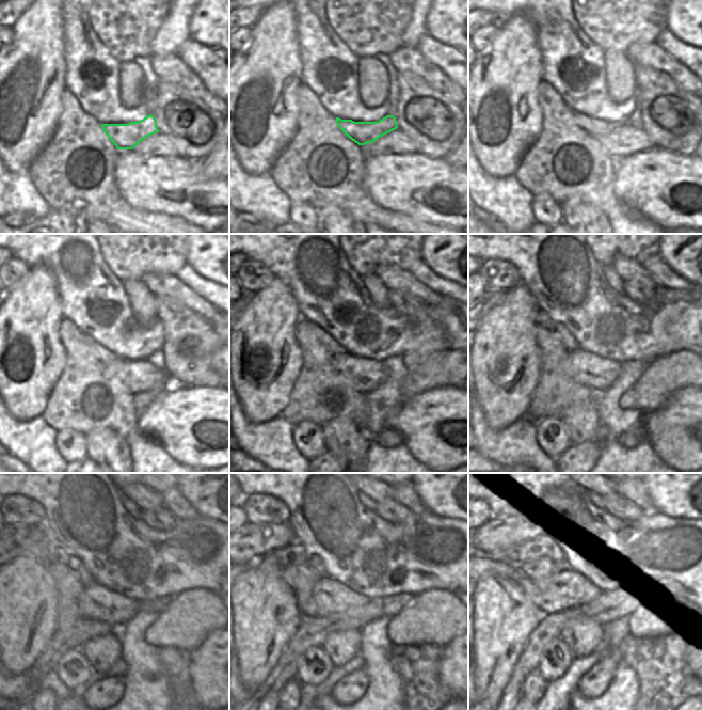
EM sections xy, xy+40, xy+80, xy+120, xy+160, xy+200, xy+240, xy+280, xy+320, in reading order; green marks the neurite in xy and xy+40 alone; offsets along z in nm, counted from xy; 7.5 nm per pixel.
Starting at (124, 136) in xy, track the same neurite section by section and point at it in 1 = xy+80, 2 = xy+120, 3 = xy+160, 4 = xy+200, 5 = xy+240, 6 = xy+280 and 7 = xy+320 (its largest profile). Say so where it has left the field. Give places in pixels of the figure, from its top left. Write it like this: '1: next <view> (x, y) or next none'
1: next xy+80 (596, 128)
2: next xy+120 (105, 357)
3: next xy+160 (335, 348)
4: next xy+200 (558, 330)
5: next xy+240 (57, 554)
6: next xy+280 (293, 553)
7: next xy+320 (520, 554)

